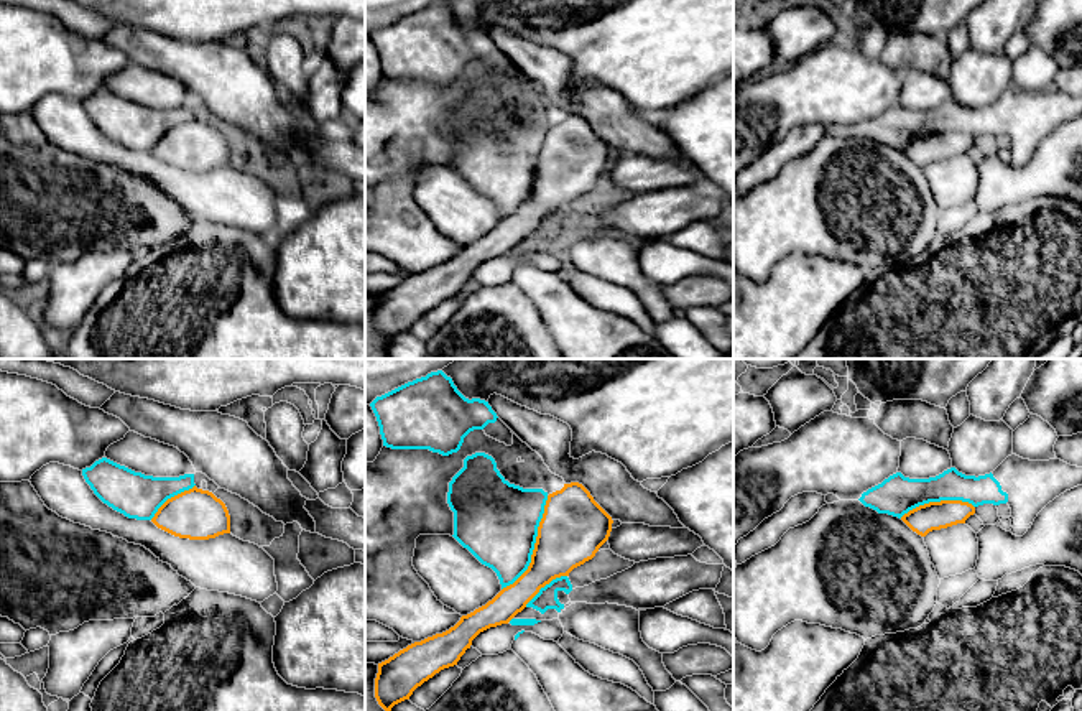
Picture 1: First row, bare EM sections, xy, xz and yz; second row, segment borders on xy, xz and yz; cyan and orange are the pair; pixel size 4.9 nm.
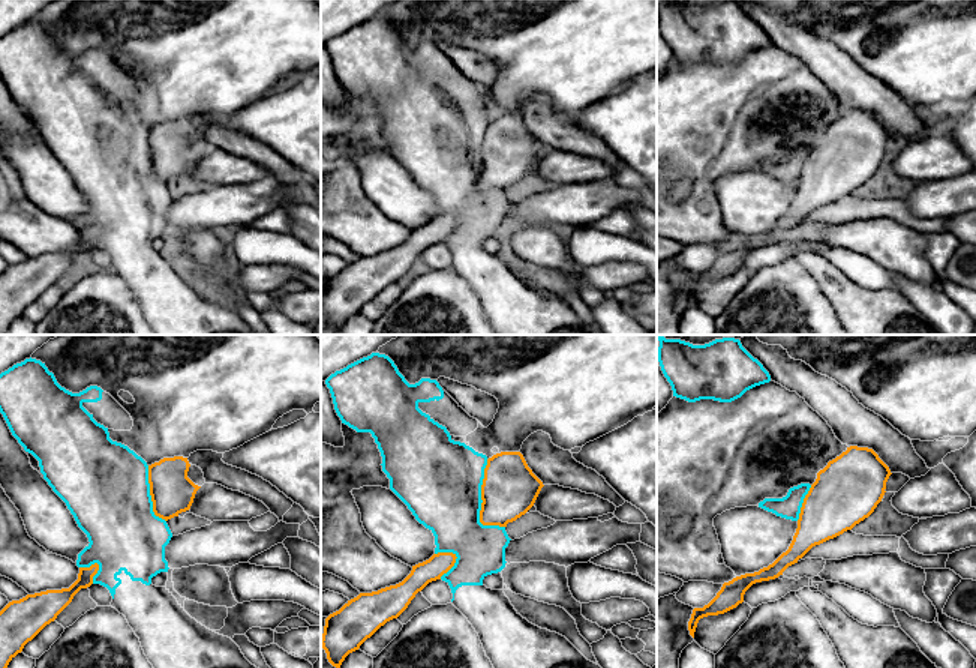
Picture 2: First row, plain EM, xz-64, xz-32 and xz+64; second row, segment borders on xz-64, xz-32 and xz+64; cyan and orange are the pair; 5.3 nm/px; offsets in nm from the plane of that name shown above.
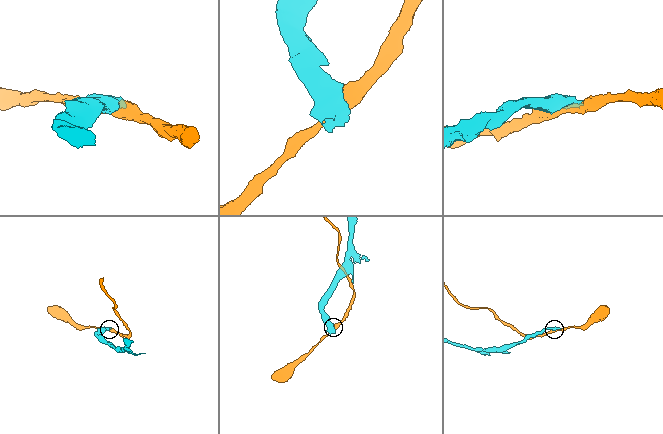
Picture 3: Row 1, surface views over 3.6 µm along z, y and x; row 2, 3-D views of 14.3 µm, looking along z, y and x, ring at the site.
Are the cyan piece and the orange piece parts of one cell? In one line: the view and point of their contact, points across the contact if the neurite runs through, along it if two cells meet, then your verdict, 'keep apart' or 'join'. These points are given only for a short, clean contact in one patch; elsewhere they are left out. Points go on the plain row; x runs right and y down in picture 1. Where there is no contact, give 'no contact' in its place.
contact xz (533, 176); keep apart

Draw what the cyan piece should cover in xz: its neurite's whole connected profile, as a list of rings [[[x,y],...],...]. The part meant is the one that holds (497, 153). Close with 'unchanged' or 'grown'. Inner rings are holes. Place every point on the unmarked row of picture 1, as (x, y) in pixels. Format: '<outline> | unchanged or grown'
[[[485,84],[464,91],[464,99],[449,114],[447,135],[454,143],[454,170],[482,196],[492,199],[502,221],[513,216],[529,198],[548,123],[510,115]]] | unchanged

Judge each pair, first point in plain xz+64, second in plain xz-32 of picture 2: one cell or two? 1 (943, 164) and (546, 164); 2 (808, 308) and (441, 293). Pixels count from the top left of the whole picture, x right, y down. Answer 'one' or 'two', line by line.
1: one
2: one

